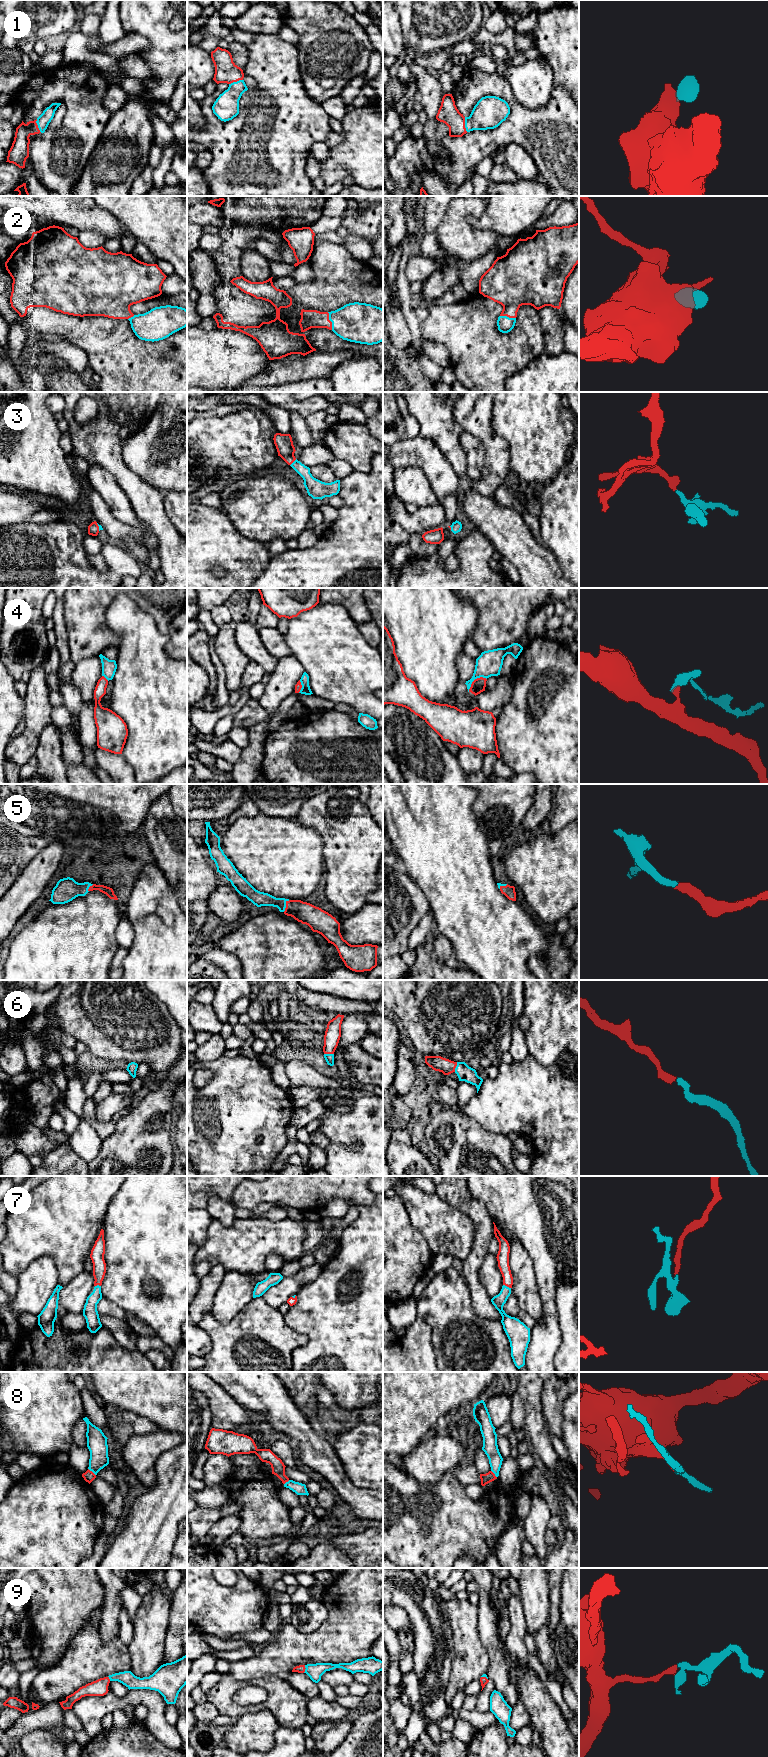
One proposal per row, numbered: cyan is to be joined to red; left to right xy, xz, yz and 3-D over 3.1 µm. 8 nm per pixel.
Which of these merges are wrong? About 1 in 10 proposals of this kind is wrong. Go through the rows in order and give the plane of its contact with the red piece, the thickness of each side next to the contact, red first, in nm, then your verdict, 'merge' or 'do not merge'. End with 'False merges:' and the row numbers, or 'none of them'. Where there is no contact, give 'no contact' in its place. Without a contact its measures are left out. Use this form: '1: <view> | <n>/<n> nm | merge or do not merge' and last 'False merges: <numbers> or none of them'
1: yz | 160/260 nm | merge
2: xz | 140/320 nm | merge
3: xz | 140/120 nm | merge
4: yz | 110/200 nm | do not merge
5: xz | 170/120 nm | merge
6: xz | 130/70 nm | merge
7: yz | 100/100 nm | merge
8: xy | 90/160 nm | do not merge
9: xz | 60/120 nm | merge
False merges: 4, 8

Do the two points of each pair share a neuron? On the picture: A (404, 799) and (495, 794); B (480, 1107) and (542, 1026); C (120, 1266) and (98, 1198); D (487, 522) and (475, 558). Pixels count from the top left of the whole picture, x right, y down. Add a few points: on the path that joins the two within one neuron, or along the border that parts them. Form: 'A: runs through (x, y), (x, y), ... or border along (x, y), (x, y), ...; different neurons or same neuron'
A: border along (478, 794), (473, 803), (475, 818); different neurons
B: border along (529, 1053), (541, 1064), (549, 1066); different neurons
C: border along (113, 1195), (101, 1228); different neurons
D: border along (479, 530), (495, 549); different neurons

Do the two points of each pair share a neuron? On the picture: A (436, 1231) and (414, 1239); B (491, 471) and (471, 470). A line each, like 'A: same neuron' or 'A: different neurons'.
A: different neurons
B: different neurons

